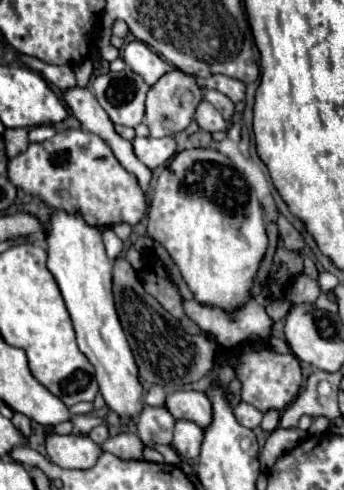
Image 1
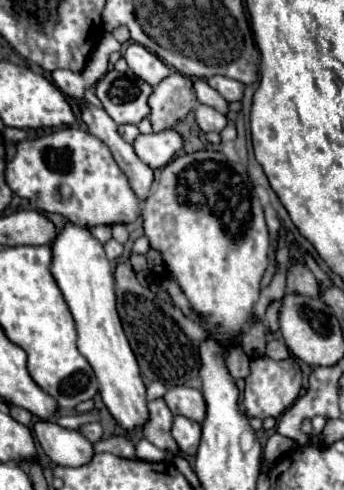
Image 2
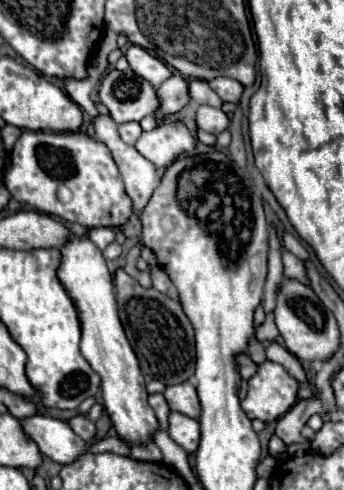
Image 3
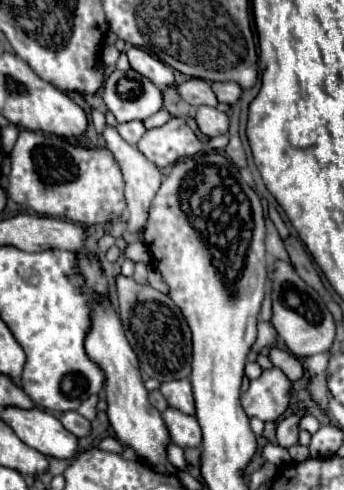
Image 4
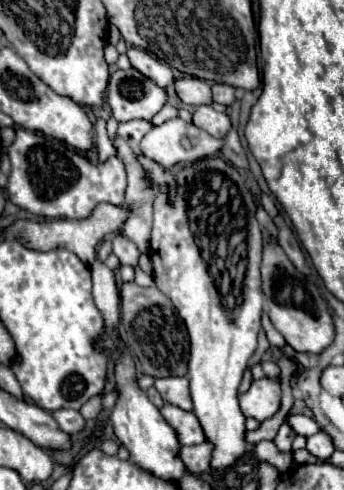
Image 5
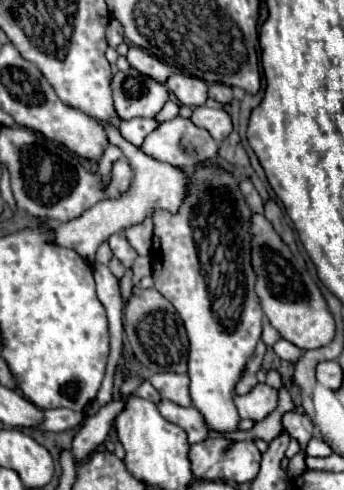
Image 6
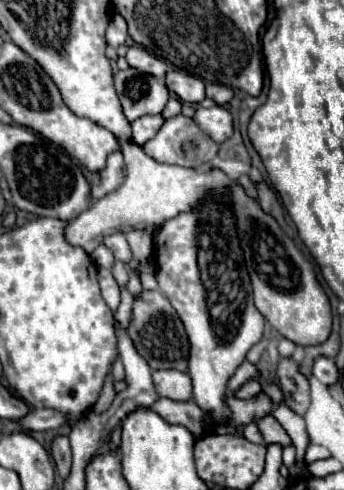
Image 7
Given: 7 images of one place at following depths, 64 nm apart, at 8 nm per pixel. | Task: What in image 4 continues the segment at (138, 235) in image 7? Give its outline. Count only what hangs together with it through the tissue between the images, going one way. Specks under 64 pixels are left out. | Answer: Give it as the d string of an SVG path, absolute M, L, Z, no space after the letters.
M106 126L106 130L104 130L104 140L106 140L106 148L114 154L116 162L120 164L122 174L124 174L124 182L126 182L126 206L128 206L128 208L126 208L126 210L128 210L128 214L126 214L128 232L132 232L132 234L142 234L142 232L144 232L144 226L146 226L146 222L148 222L148 210L150 210L152 198L156 196L156 192L158 192L158 188L160 188L162 174L160 174L160 170L158 170L152 162L148 162L148 160L144 158L144 154L142 154L138 148L130 146L126 140L122 140L120 134L116 132L116 128L108 128L108 126Z

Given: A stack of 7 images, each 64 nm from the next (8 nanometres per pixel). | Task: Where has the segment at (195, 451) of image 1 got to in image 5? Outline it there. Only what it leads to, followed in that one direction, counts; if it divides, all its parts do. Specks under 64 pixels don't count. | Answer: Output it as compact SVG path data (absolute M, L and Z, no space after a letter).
M164 404L160 408L160 414L164 416L164 420L176 428L178 432L178 438L182 440L184 446L190 446L190 444L202 444L206 440L204 436L204 430L200 426L200 420L196 418L194 412L188 412L188 410L182 410L174 404Z

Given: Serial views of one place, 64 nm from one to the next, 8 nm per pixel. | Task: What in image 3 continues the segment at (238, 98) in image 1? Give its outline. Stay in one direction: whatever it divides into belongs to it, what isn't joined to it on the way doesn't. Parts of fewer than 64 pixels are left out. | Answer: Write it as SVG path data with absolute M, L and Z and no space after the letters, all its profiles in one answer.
M216 78L216 80L210 80L208 84L224 102L238 102L244 90L244 86L232 78Z

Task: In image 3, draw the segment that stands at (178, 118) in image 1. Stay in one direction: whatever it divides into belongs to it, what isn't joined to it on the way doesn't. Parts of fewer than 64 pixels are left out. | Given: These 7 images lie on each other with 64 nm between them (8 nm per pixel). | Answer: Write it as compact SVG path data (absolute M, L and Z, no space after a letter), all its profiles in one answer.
M174 74L172 78L168 78L160 88L158 88L158 96L160 96L160 110L156 112L156 116L166 118L172 112L182 110L190 100L188 100L188 84L180 74Z

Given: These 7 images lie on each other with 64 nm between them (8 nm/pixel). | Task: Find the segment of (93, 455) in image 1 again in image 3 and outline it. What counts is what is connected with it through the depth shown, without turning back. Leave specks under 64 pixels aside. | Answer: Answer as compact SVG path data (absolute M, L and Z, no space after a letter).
M34 414L20 420L20 424L24 434L34 444L38 444L40 452L58 464L70 464L72 460L76 460L76 456L86 452L84 440L76 436L62 420Z

